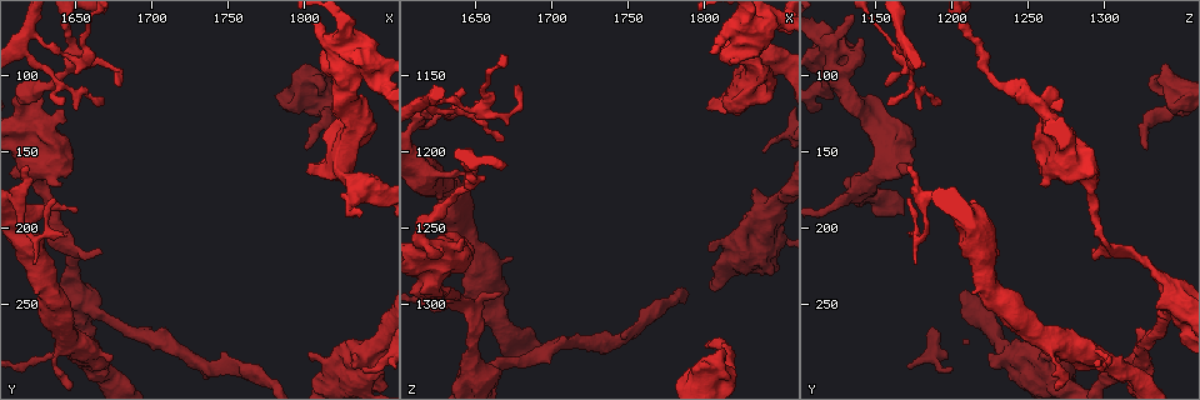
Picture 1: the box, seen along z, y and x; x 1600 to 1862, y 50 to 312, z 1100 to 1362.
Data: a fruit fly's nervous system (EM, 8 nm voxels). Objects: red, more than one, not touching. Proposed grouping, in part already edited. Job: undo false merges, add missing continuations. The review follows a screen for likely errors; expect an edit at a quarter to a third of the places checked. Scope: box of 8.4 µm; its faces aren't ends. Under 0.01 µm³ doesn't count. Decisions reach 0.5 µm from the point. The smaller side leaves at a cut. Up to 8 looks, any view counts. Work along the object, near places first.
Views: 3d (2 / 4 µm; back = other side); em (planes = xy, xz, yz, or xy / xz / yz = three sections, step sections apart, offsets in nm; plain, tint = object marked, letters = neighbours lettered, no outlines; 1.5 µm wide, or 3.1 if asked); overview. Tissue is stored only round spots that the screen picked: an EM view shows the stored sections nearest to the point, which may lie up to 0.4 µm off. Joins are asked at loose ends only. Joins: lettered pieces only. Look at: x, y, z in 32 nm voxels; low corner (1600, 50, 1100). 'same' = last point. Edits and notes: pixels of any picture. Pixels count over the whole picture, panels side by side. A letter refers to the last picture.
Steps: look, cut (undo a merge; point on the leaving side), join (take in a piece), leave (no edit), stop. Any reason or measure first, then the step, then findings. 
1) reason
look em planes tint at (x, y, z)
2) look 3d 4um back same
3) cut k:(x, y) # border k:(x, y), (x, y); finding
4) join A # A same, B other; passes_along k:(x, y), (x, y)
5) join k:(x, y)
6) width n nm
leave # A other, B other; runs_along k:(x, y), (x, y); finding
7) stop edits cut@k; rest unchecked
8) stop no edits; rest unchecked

free end
look em xy step 4 plain at (1668, 118, 1192)

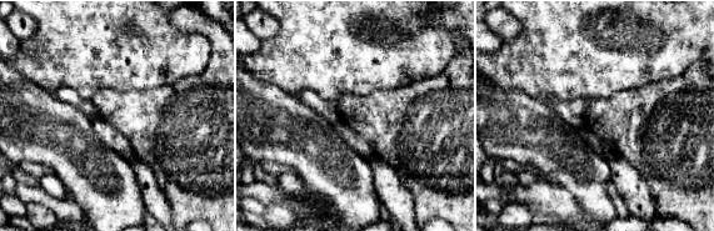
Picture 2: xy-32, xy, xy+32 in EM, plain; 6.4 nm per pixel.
look em xy step 4 letters same

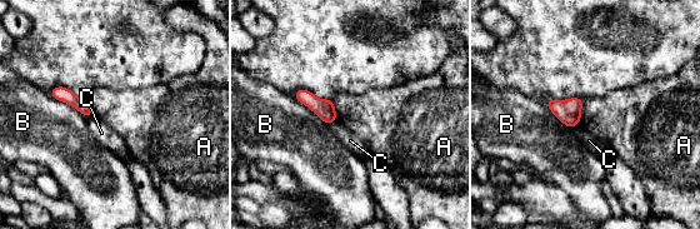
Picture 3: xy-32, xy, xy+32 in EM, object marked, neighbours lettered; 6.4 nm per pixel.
leave # A other, B other, C other; border 3:(583, 98), (579, 124); no lettered piece goes on from it

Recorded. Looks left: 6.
thin end
look em xy step 8 letters at (1650, 188, 1214)

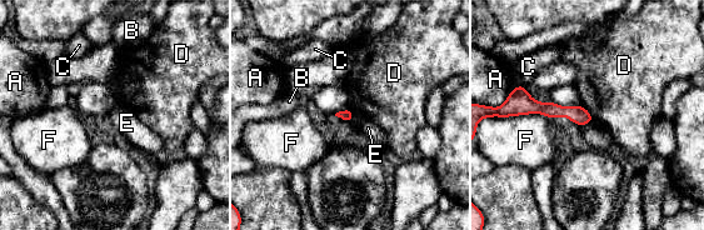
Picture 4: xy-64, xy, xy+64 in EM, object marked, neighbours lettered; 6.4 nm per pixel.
leave # A other, B other, C other, D other, E other, F other; no lettered piece goes on from it

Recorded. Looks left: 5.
an open end
look em xz step 4 tint at (1798, 94, 1336)

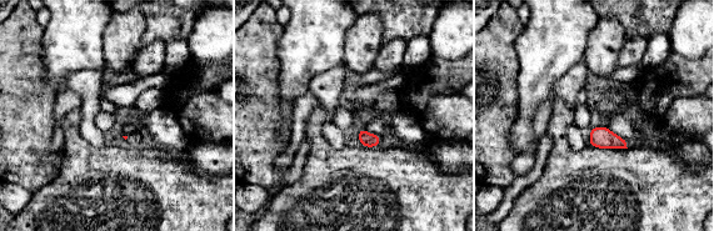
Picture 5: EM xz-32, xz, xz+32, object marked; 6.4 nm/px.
look em planes letters same

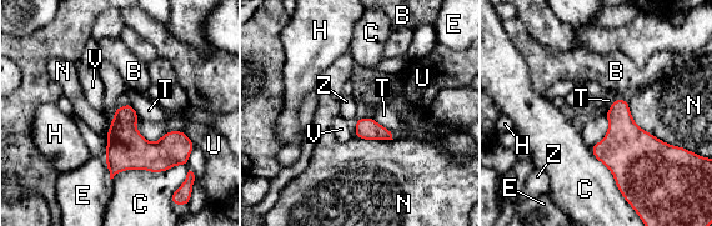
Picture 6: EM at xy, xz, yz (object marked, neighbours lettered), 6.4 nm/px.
longest_contact C 500 nm
join 6:(616, 71) # B same, C other, E other, H other, N other, T other, U other, V other, Z other; passes_along 6:(623, 137), (620, 99), (616, 71); the neuron continues

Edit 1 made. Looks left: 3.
stop edits join@6; rest unchecked

